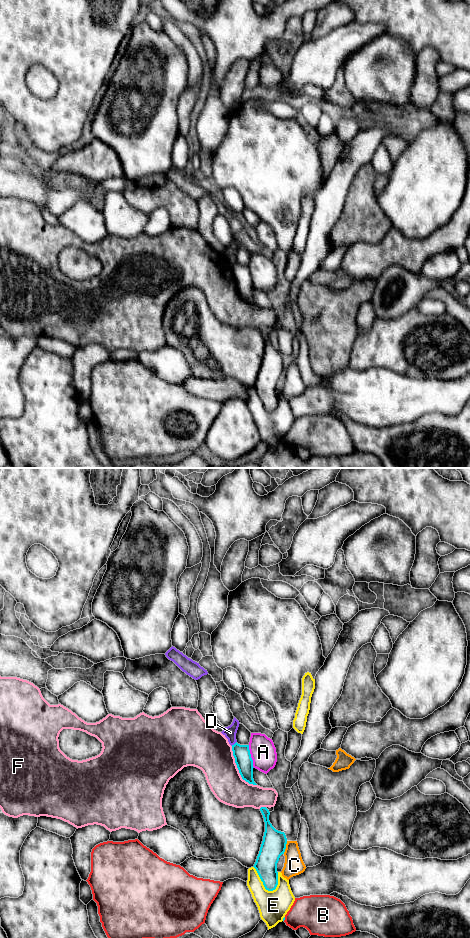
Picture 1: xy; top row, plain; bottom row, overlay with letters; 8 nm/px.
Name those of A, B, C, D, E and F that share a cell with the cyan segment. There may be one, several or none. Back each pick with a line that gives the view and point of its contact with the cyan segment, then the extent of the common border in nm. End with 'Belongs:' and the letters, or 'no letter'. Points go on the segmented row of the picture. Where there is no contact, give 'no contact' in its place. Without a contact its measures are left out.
Belongs: no letter

